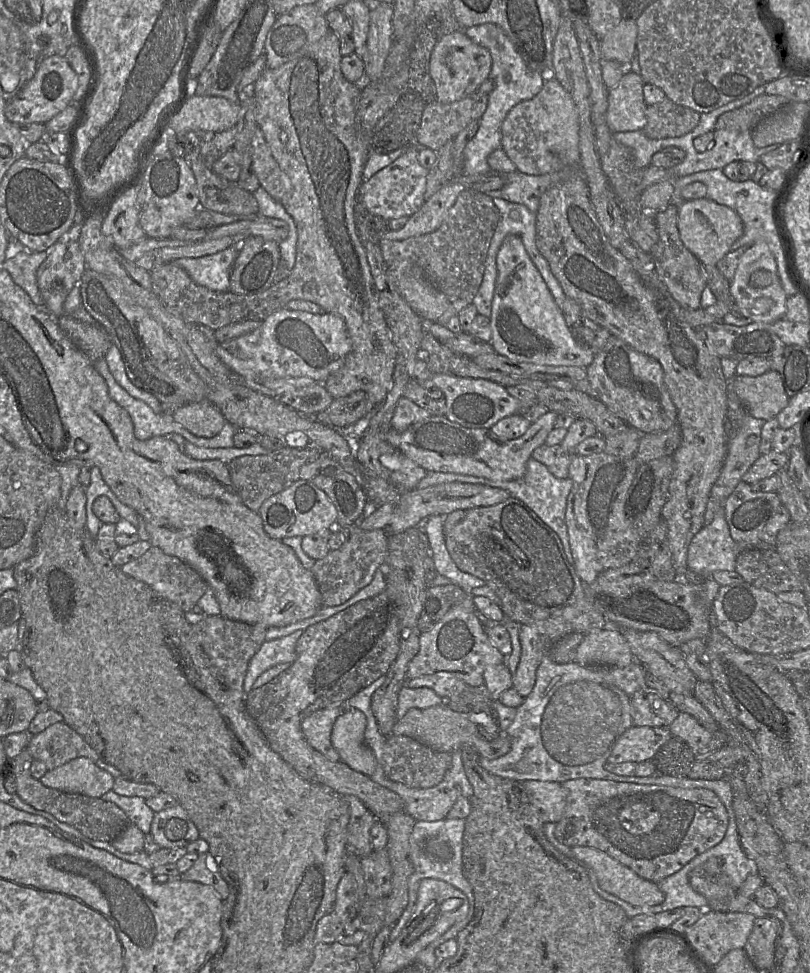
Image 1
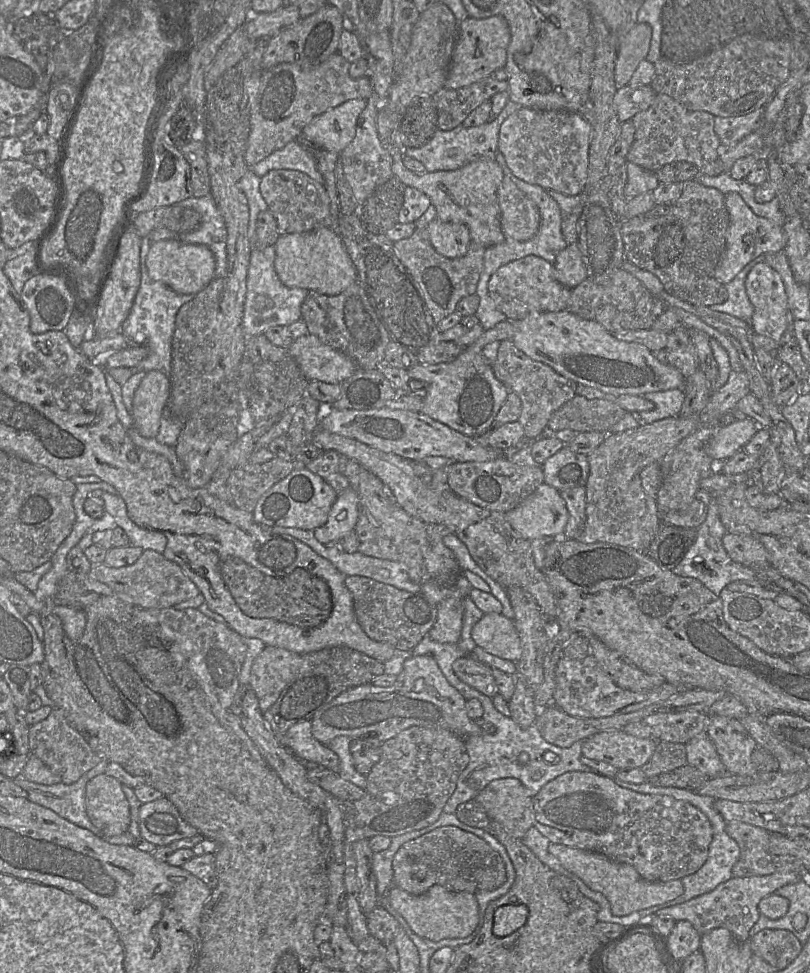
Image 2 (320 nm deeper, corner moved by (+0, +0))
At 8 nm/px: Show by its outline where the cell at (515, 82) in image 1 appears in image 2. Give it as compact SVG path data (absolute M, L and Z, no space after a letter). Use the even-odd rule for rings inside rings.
M508 100L505 107L492 121L487 121L482 125L468 128L459 125L449 131L437 129L431 140L426 145L418 148L403 149L403 155L420 161L427 172L456 170L466 163L479 158L496 160L495 153L498 150L498 134L500 125L506 117L518 110L520 107L521 106L518 103Z

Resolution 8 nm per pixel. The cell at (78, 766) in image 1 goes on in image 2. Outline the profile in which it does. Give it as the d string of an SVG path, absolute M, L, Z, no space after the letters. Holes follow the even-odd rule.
M100 774L89 780L85 788L86 811L91 823L107 837L127 832L130 806L116 778Z

